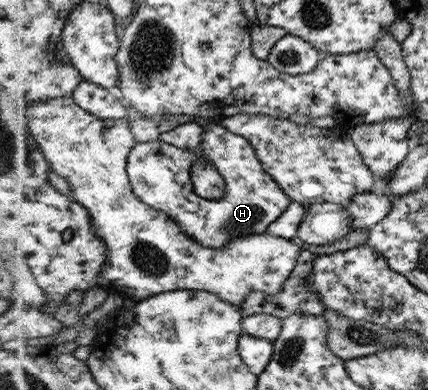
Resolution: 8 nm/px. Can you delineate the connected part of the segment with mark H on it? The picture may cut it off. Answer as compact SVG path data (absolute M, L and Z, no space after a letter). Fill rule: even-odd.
M221 122L207 126L202 155L205 159L213 162L226 177L227 195L219 201L204 198L195 187L193 169L195 161L197 161L197 153L191 152L191 150L183 150L181 147L171 145L170 142L161 139L145 143L138 142L128 161L128 172L135 193L143 201L172 215L187 233L190 233L203 245L219 249L224 245L229 245L230 241L235 238L250 236L251 234L262 234L269 229L269 225L273 224L286 211L287 206L292 202L291 197L266 172L262 159L259 158L252 141L248 137L231 131Z

